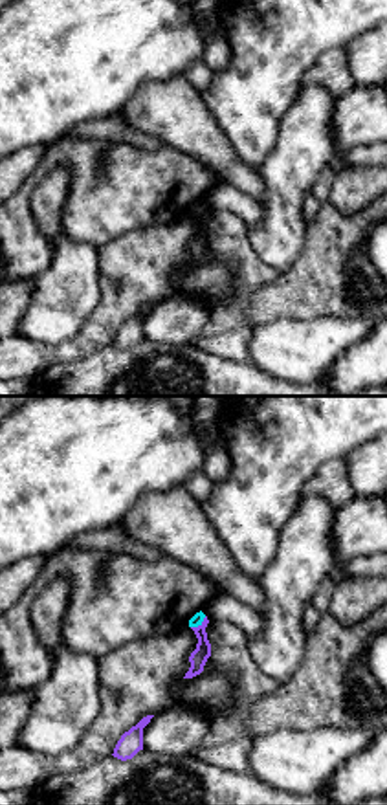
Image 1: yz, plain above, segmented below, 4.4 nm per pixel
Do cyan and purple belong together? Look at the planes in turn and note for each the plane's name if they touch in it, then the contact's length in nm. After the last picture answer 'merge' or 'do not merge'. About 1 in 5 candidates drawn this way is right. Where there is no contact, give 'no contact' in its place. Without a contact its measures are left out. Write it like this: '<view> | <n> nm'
yz | 90 nm

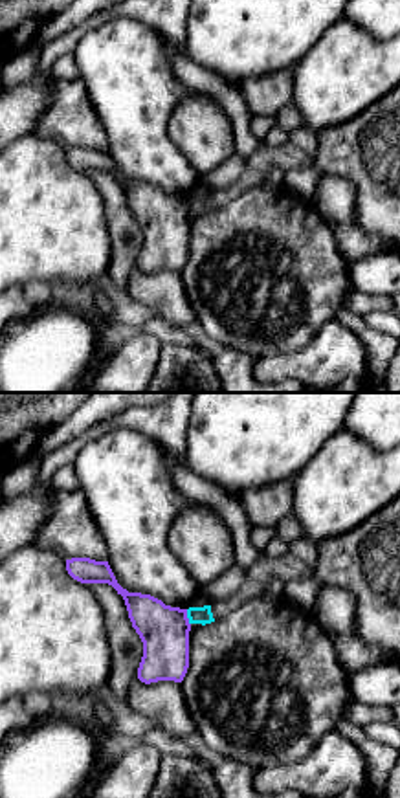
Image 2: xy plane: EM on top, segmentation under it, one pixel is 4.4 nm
xy | 70 nm

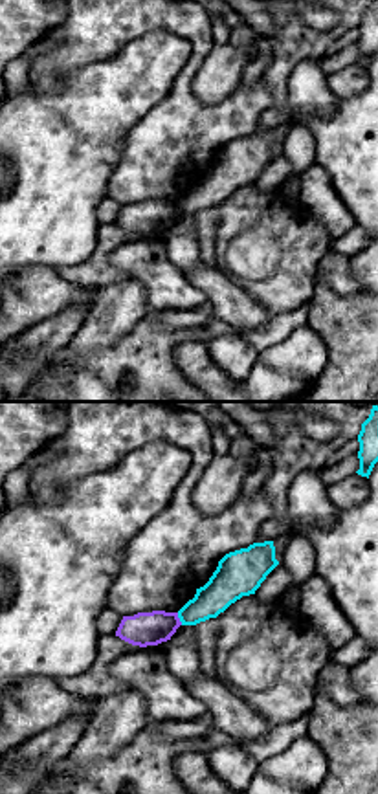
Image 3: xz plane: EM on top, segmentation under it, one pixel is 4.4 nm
xz | 60 nm

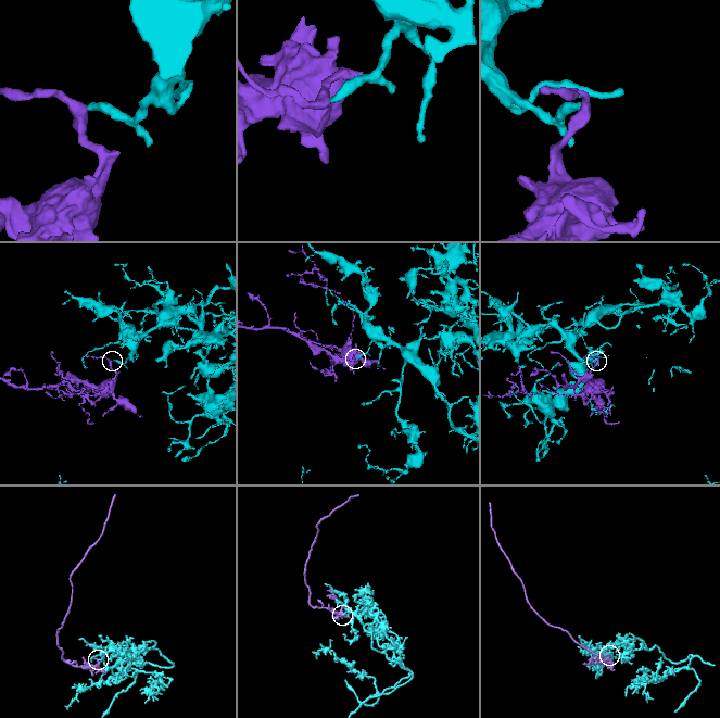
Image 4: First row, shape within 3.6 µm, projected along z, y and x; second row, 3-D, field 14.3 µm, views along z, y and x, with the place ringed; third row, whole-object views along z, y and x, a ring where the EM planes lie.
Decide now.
do not merge

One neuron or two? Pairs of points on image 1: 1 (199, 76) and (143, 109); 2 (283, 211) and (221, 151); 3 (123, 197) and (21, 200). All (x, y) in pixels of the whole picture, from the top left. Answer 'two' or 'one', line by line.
1: two
2: two
3: one

